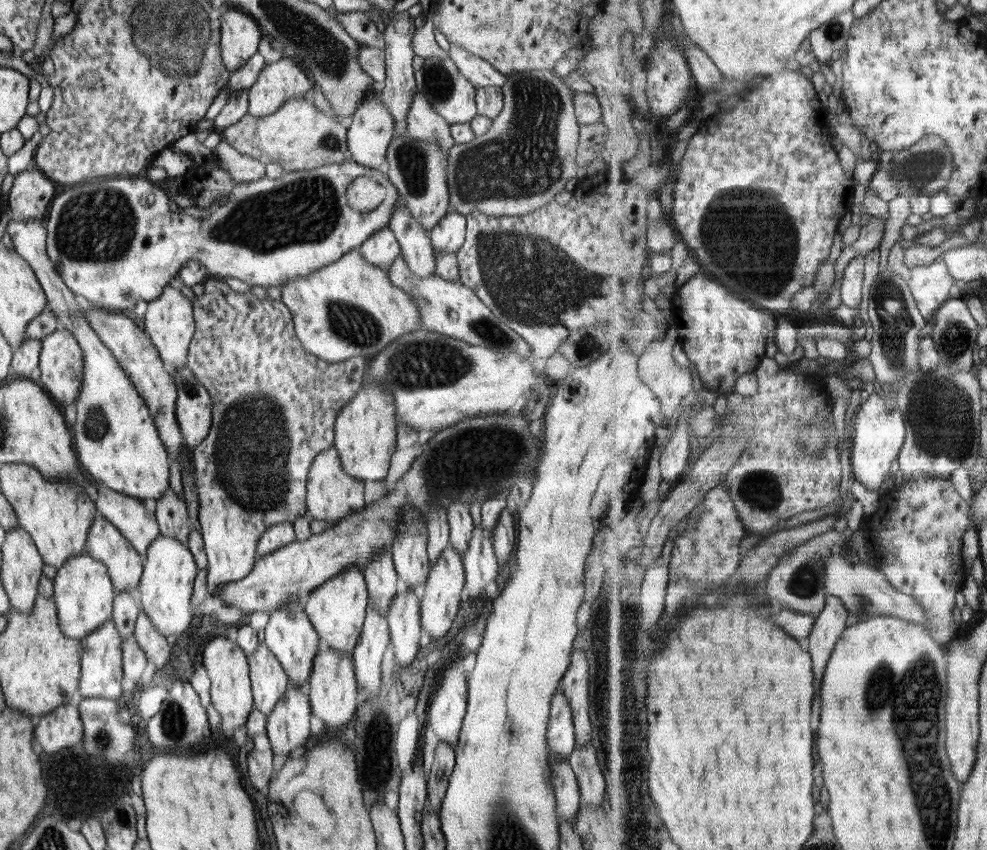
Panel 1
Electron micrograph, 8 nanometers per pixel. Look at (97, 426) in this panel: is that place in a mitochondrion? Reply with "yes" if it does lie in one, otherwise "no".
yes

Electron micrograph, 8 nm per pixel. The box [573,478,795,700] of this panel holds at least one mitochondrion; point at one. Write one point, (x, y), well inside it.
(631, 622)

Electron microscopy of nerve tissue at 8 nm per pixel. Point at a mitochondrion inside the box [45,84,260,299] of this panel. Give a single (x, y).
(96, 225)

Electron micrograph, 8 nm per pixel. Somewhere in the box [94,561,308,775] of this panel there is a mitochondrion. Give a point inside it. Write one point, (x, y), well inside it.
(173, 721)

